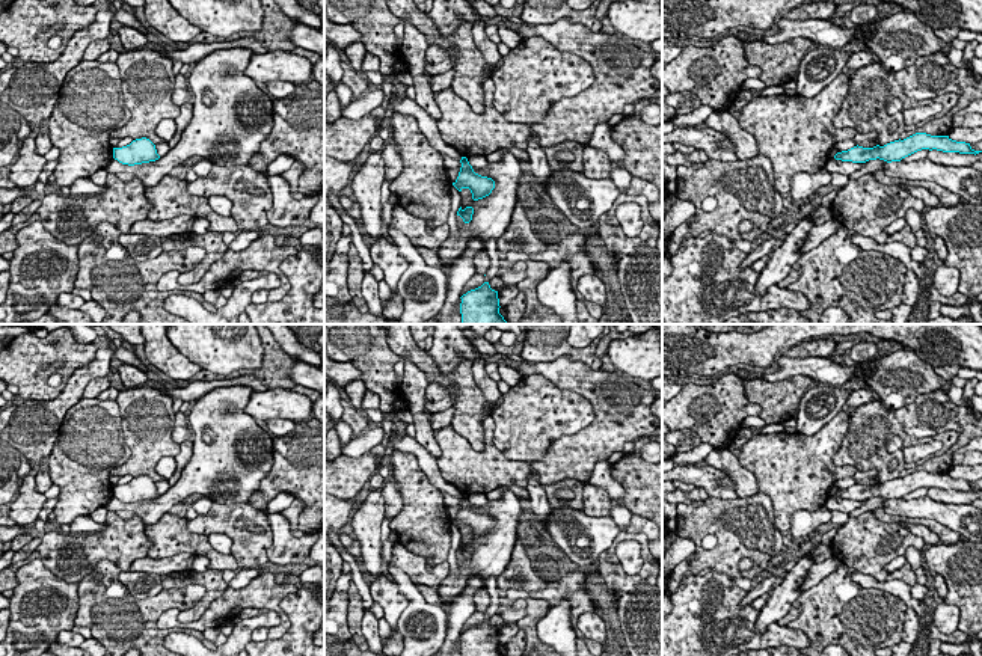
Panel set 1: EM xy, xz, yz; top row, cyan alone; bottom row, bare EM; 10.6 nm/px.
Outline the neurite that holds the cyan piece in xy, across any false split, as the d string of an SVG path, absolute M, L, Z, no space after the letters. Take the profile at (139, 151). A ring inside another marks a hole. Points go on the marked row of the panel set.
M136 139L122 148L113 148L113 158L122 164L134 166L142 163L155 161L160 158L155 145L146 139Z

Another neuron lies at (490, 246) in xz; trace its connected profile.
M490 238L489 241L486 241L486 246L484 246L490 259L490 267L487 270L487 276L490 279L495 276L499 276L499 268L502 267L502 262L499 261L499 256L498 256L496 240L498 238Z

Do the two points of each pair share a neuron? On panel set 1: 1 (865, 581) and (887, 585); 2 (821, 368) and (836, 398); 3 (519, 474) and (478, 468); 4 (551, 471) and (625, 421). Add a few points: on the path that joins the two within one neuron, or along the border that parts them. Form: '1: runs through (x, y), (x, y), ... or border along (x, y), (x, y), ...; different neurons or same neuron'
1: runs through (871, 582), (881, 585); same neuron
2: border along (827, 383), (840, 386); different neurons
3: runs through (509, 472), (489, 471); same neuron
4: runs through (569, 456), (575, 456), (608, 432); same neuron

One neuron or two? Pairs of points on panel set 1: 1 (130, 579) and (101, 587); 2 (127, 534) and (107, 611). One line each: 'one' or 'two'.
1: two
2: two

